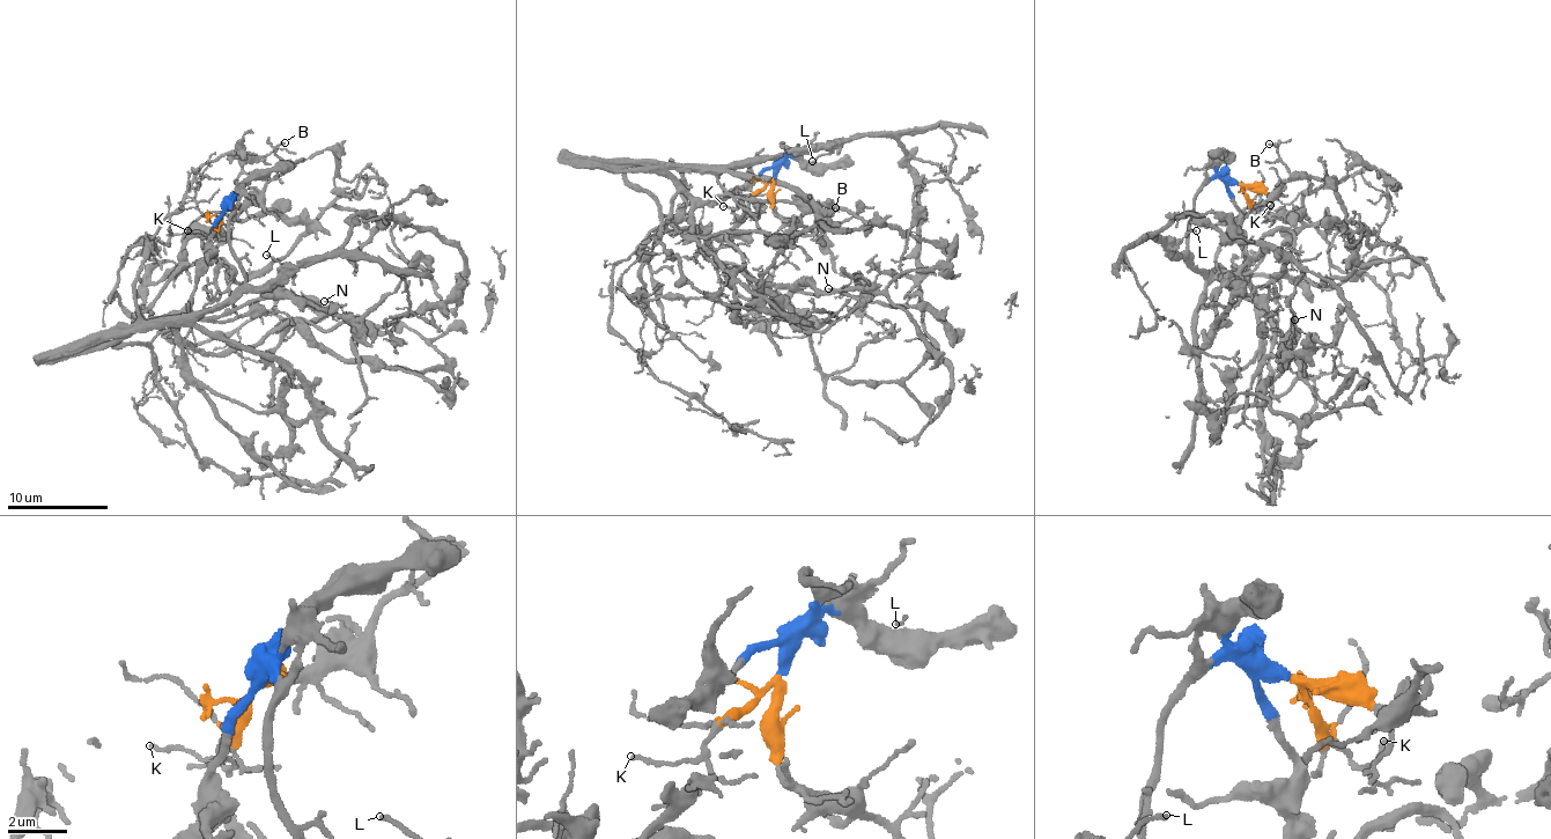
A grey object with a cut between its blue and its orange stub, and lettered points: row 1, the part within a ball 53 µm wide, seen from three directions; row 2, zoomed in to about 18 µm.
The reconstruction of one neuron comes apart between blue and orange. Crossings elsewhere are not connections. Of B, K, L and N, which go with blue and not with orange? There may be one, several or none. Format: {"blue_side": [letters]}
{"blue_side": ["L", "N"]}

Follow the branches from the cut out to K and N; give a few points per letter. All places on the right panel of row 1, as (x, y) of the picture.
K: (1239, 184), (1248, 204), (1263, 214), (1270, 205)
N: (1239, 184), (1227, 192), (1240, 213), (1247, 285), (1287, 345), (1298, 332), (1291, 348), (1295, 321)

